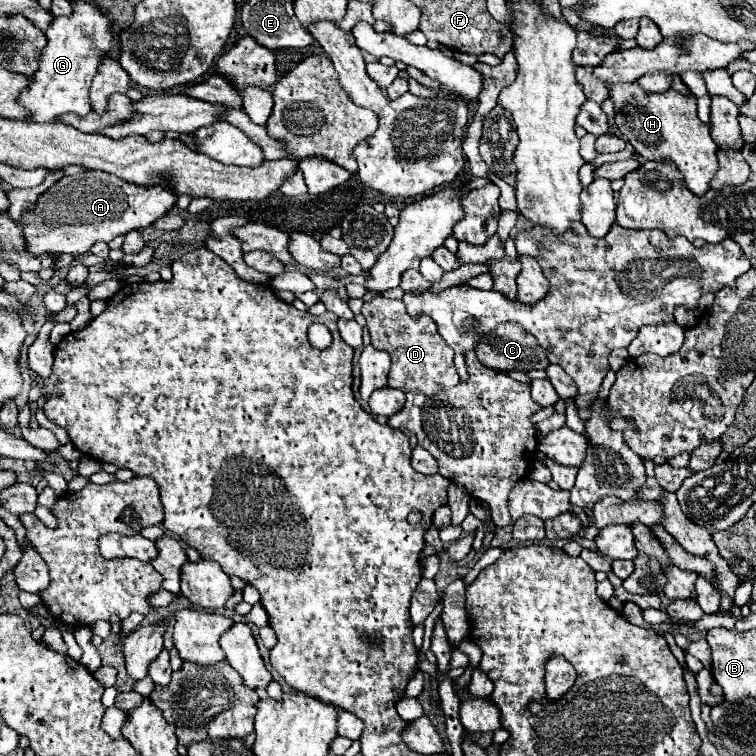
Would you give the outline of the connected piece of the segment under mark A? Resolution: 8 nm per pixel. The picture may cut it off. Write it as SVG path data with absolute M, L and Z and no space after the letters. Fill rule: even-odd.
M82 171L78 175L62 177L40 195L36 207L24 213L24 237L32 255L84 255L94 243L110 243L118 235L126 235L134 229L144 229L158 217L166 215L176 205L178 195L172 195L168 187L136 187L116 175L100 171Z

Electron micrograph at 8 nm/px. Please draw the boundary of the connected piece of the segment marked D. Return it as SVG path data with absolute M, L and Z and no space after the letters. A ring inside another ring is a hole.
M374 297L362 307L372 345L380 351L392 355L392 367L388 375L388 387L408 391L420 391L424 395L434 395L438 391L454 387L460 377L454 367L454 351L444 343L442 335L436 329L436 323L428 317L410 317L402 301L388 297Z

